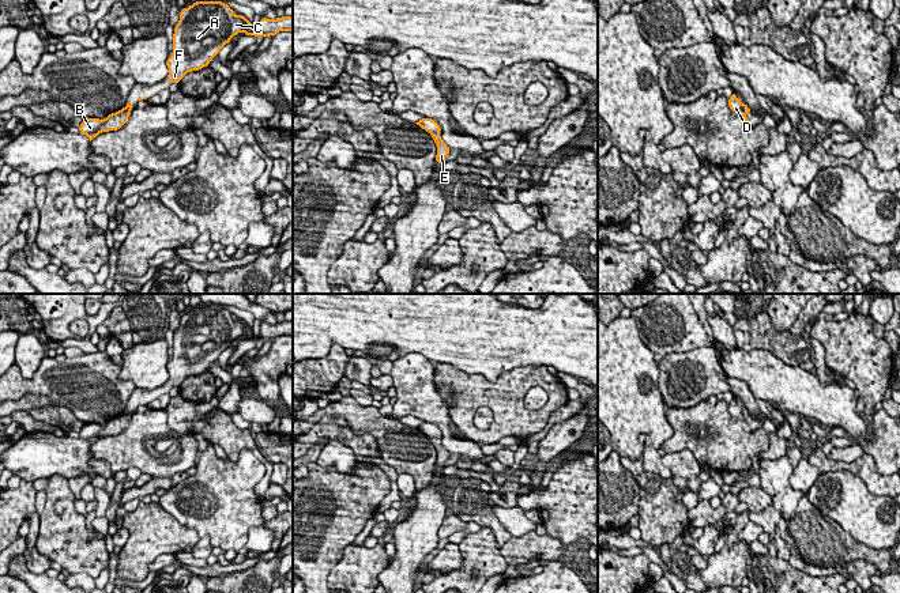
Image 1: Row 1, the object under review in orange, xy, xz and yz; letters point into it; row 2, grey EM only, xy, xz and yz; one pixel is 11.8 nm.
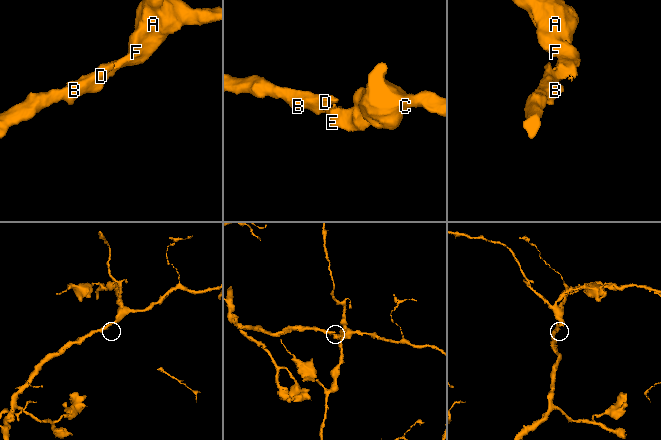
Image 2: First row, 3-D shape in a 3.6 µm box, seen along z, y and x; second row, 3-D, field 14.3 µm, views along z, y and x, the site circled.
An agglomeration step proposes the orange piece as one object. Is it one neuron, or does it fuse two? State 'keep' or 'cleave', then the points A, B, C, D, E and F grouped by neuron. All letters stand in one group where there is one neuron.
keep | A B C D E F

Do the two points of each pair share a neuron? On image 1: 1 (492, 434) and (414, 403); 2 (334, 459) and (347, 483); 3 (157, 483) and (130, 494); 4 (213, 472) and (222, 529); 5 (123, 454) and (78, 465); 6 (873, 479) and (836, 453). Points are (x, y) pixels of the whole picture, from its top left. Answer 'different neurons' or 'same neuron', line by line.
1: different neurons
2: different neurons
3: same neuron
4: same neuron
5: different neurons
6: different neurons

